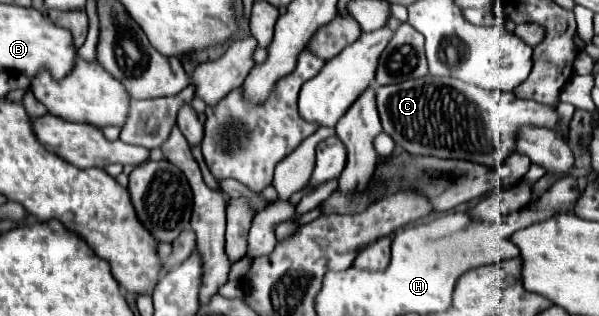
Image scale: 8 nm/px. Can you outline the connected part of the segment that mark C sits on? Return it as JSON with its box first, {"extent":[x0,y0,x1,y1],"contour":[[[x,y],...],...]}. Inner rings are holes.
{"extent":[375,74,569,168],"contour":[[[429,74],[401,84],[375,86],[375,98],[383,130],[409,154],[469,160],[497,168],[511,152],[515,152],[521,126],[555,128],[569,140],[569,126],[559,120],[553,106],[519,100],[511,92],[487,92],[455,78],[437,78]],[[491,152],[493,158],[489,158]]]}

